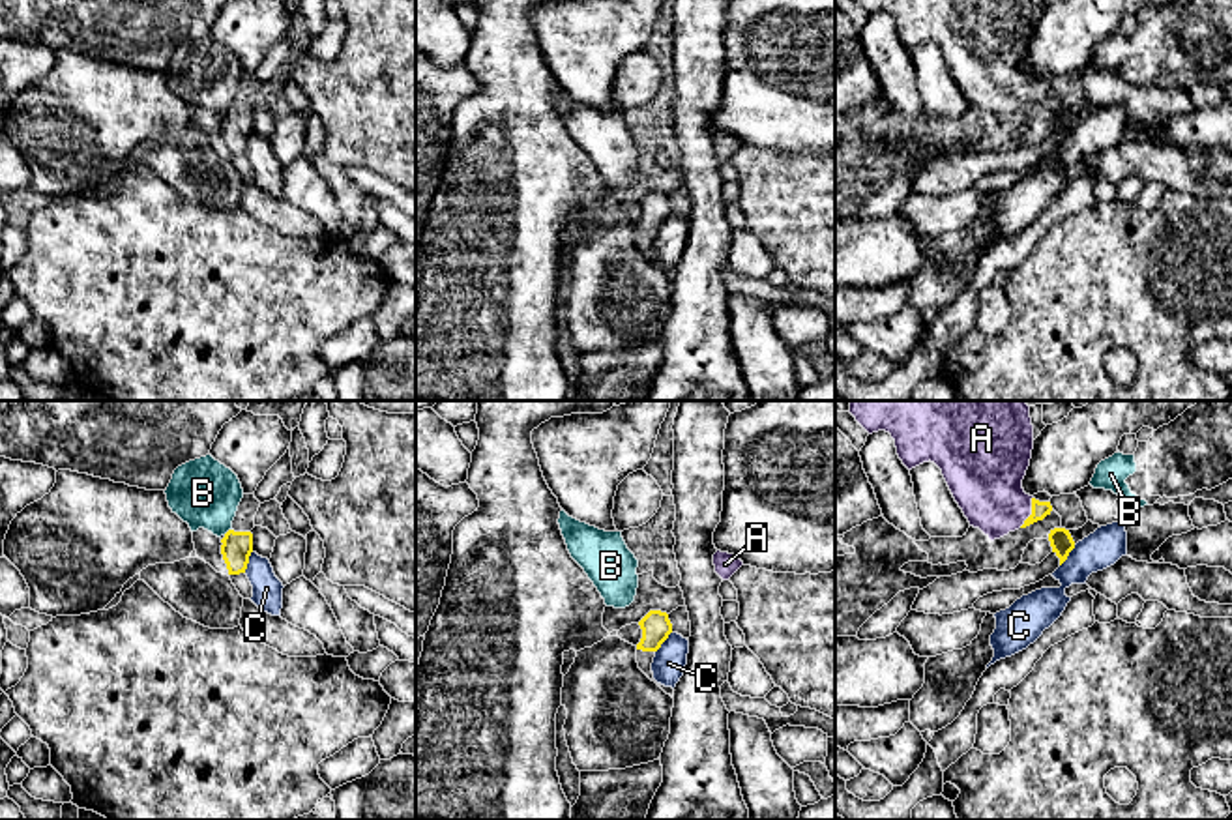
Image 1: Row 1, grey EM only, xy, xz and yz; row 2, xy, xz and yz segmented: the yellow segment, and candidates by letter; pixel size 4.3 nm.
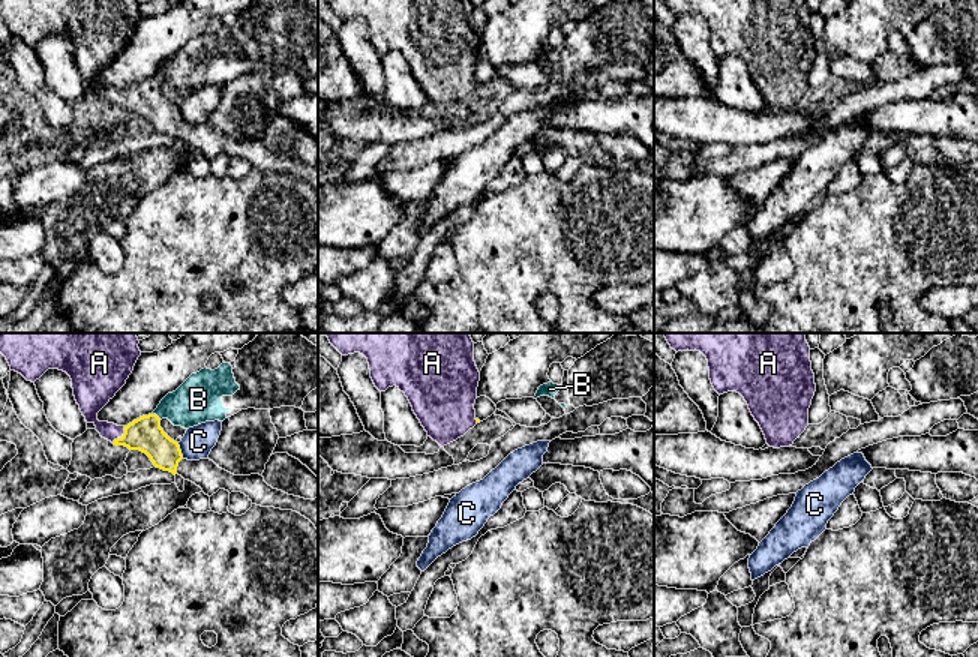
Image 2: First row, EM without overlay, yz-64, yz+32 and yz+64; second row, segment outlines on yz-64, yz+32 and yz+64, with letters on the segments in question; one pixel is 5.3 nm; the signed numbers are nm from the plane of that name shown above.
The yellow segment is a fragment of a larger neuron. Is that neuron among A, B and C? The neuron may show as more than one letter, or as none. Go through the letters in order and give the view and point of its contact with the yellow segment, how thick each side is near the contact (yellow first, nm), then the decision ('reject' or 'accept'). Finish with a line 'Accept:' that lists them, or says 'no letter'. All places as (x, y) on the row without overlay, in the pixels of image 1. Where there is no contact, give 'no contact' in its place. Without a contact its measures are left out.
A: contact yz (1032, 92); calibres 80 and 320 nm; accept
B: contact xy (229, 111); calibres 130 and 300 nm; reject
C: contact xy (248, 143); calibres 130 and 130 nm; reject
Accept: A

